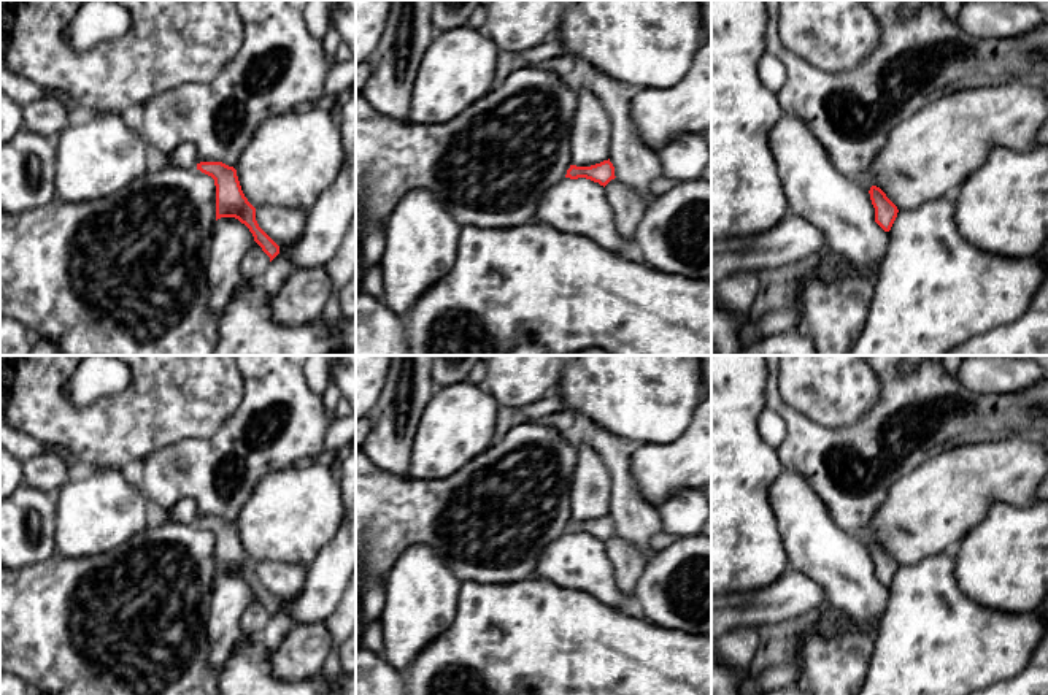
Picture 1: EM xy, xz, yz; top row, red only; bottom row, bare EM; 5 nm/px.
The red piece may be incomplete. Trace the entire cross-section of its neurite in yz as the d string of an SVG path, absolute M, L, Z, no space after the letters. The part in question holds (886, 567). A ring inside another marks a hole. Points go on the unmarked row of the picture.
M872 541L869 549L870 549L872 560L875 563L875 578L884 587L889 587L899 568L897 562L877 541Z

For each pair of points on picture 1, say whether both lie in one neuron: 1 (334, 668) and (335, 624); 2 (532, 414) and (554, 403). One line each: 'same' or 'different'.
1: same
2: same

